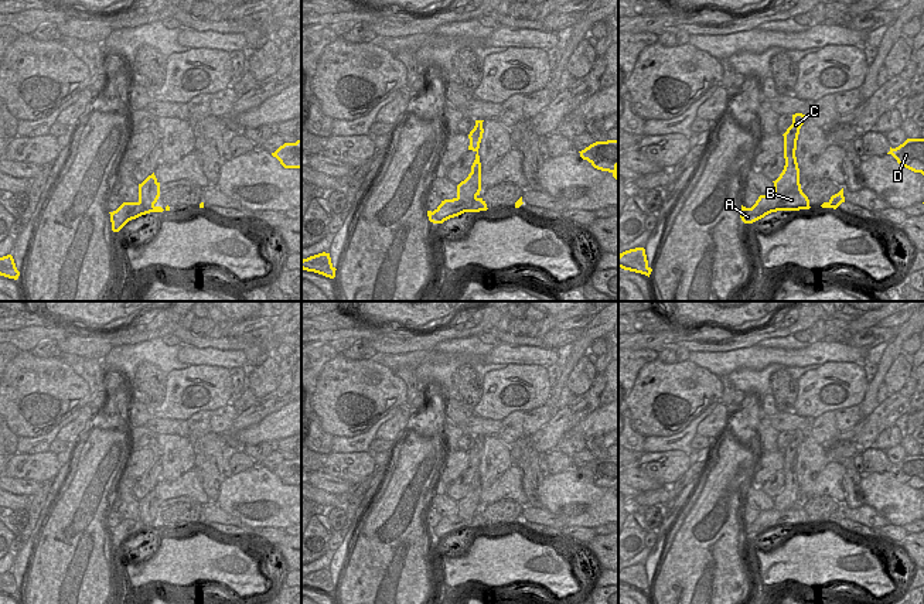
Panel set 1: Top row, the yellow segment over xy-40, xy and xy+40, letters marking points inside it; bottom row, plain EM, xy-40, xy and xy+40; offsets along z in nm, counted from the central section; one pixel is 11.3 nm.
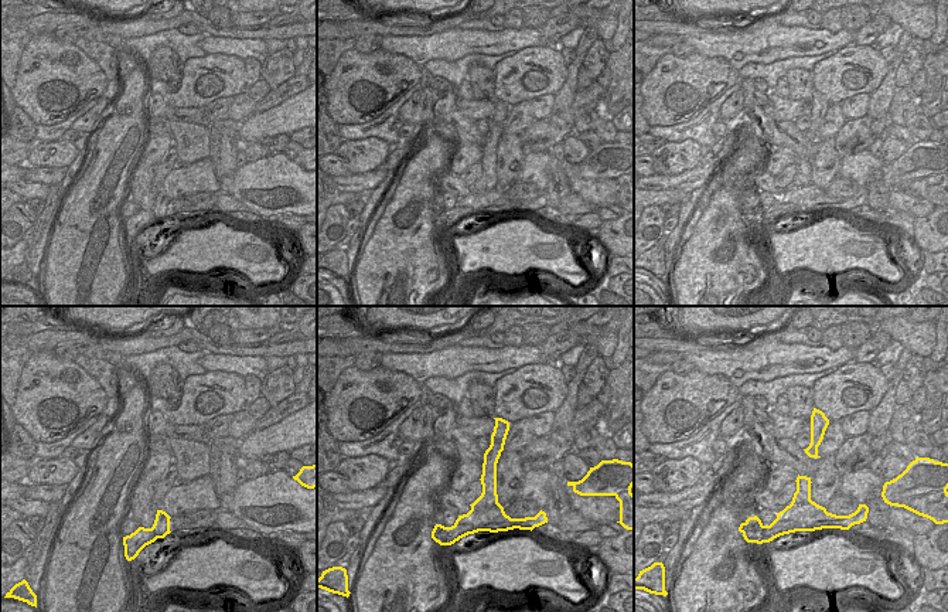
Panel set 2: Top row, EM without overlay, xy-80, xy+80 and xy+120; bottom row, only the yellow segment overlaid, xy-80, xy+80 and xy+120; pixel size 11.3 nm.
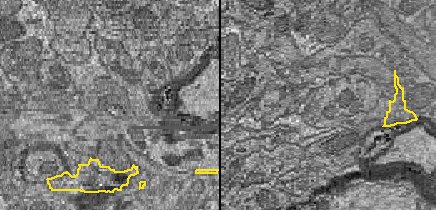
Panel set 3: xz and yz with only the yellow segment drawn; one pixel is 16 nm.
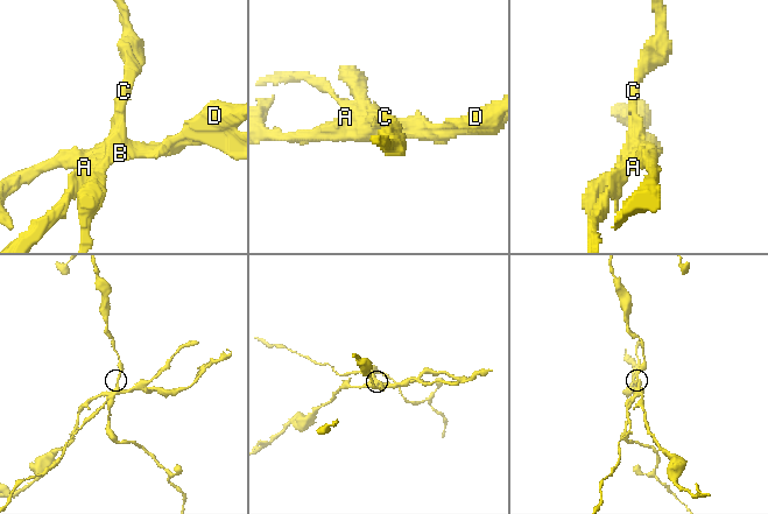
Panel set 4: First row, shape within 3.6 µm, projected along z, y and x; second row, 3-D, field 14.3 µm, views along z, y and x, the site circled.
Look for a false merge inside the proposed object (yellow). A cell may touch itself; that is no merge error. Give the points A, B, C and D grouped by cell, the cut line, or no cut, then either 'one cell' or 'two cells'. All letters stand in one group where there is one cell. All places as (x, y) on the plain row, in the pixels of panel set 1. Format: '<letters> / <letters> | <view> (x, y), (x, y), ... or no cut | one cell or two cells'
A B D / C | xy+40 (800, 502), (791, 508), (774, 508) | two cells

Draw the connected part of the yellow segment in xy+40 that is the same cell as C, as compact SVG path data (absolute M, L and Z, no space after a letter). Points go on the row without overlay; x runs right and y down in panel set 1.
M802 430L792 431L792 441L782 451L785 482L780 494L775 498L773 498L774 508L778 511L791 509L801 504L799 485L795 474L795 467L797 467L799 446L807 436L808 433Z

